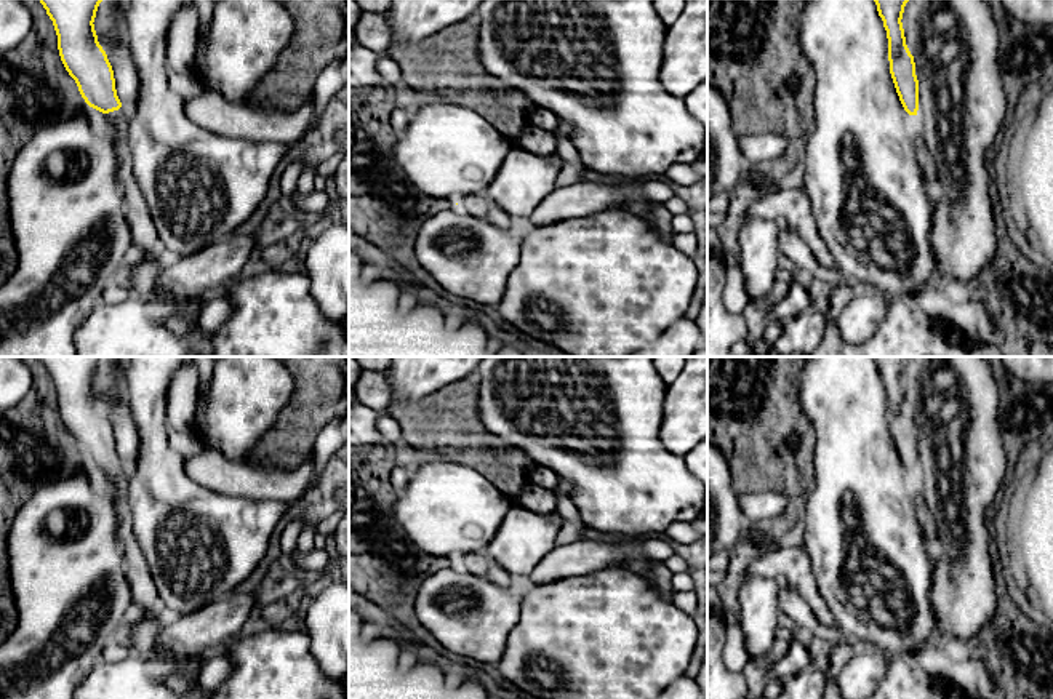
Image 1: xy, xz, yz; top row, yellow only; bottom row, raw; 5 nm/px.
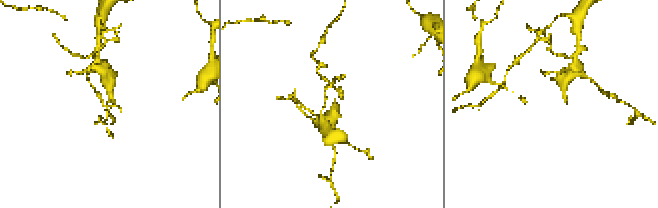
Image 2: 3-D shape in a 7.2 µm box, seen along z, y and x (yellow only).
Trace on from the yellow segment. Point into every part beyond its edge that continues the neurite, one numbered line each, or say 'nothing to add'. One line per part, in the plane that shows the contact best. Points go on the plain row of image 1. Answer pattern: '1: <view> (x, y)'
1: xy (144, 594)

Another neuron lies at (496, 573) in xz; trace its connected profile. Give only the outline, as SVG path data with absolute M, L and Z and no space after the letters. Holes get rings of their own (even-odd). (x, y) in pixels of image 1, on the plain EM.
M486 557L488 560L488 579L499 585L510 584L510 576L506 573L502 566L499 566L493 558Z

